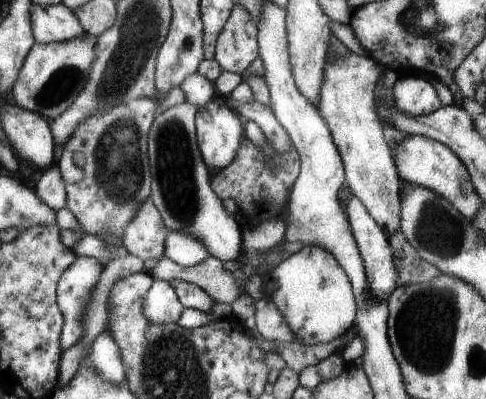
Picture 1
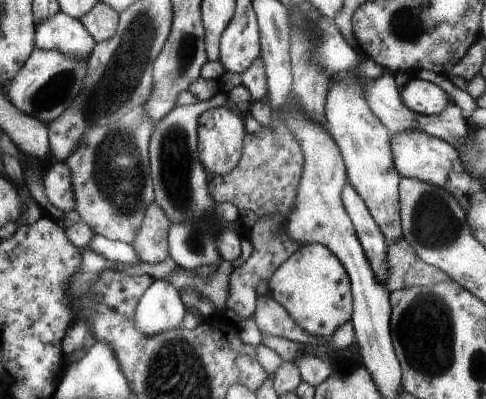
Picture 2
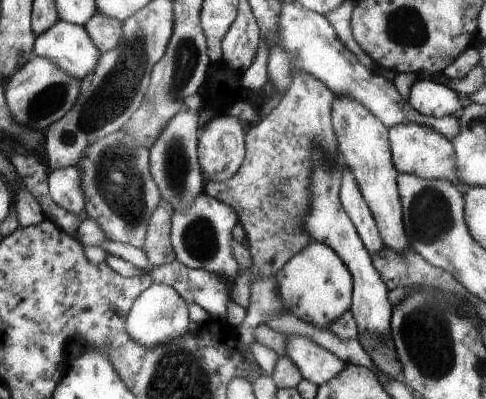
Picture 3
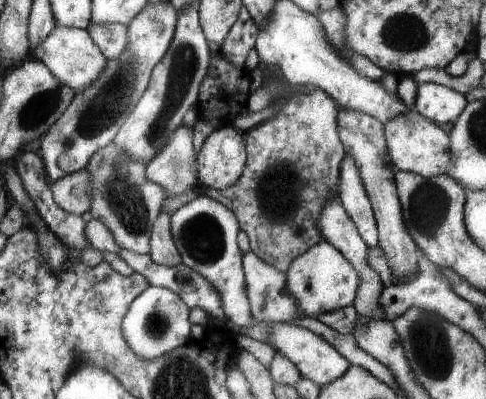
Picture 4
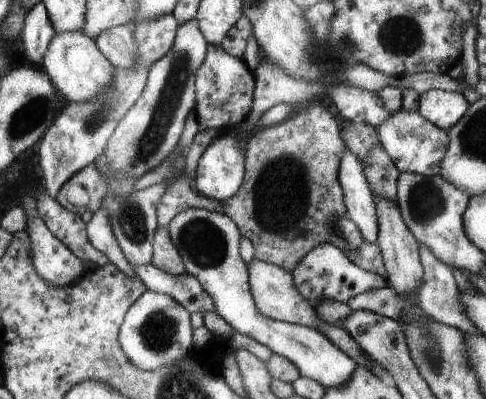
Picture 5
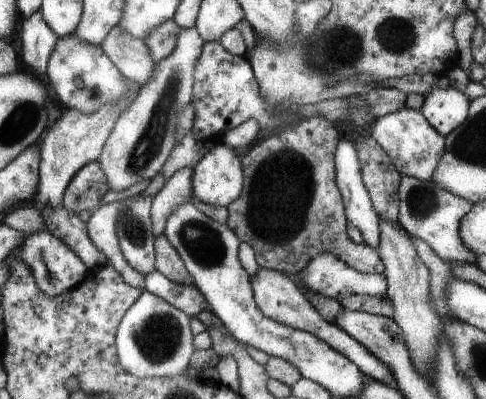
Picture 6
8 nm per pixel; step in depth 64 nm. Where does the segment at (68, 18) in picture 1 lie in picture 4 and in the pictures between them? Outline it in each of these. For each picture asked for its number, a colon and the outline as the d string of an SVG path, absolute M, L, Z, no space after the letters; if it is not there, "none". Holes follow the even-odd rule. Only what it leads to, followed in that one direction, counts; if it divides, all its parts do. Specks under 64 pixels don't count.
2: M57 10L45 22L35 24L35 46L37 50L59 50L75 62L89 62L95 38L85 30L81 20Z
3: M57 18L55 24L49 26L47 32L35 36L35 40L33 56L51 58L63 72L71 74L79 82L97 68L101 50L83 26Z
4: M55 26L41 44L31 48L31 58L45 62L45 66L49 66L53 76L57 76L57 80L63 86L69 86L75 92L75 96L81 94L81 90L91 88L107 66L107 56L93 42L91 34L87 30L77 30L67 26Z

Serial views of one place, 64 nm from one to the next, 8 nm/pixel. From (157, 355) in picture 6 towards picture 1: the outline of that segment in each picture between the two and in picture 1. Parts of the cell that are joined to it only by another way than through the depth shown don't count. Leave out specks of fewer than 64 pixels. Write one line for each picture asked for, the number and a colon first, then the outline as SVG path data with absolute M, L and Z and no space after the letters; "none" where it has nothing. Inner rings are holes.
1: M155 280L149 294L145 294L145 306L143 306L145 320L155 326L175 324L181 318L181 312L183 312L181 298L173 292L171 284Z
2: M153 280L137 304L133 322L141 334L153 336L179 328L185 310L187 306L183 304L177 288L173 288L167 280Z
3: M153 284L145 292L141 292L141 296L133 302L133 308L127 316L125 328L127 328L127 332L133 340L137 340L139 344L149 348L149 346L167 344L169 340L179 338L181 334L185 334L187 332L187 322L191 322L187 302L171 286Z
4: M149 286L131 302L129 312L123 318L123 336L129 348L137 356L145 360L153 360L177 346L189 344L191 326L193 324L189 322L189 306L173 290L161 286Z
5: M145 290L145 294L137 298L137 302L127 310L121 322L119 344L125 352L125 358L145 372L153 372L161 366L171 366L175 360L193 352L191 314L167 294Z

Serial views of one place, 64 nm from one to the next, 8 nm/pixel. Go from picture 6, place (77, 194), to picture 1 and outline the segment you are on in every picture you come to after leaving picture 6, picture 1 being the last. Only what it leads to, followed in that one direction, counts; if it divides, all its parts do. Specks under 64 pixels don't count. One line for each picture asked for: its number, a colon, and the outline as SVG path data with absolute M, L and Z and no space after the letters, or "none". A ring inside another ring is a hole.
1: M51 166L49 170L43 170L41 178L35 182L35 196L53 212L65 208L65 184L61 178L61 172L57 166Z
2: M55 162L47 174L43 176L43 190L49 202L59 208L61 212L75 210L75 200L73 200L73 188L69 180L69 170L63 162Z
3: M77 166L53 170L53 172L49 170L47 182L49 182L49 196L57 206L73 214L79 214L83 210L85 196L81 190L81 176Z
4: M77 170L69 176L59 178L57 182L49 182L53 200L69 214L81 216L91 206L91 176L87 170Z
5: M93 164L85 166L77 174L73 174L57 192L55 200L73 214L83 214L85 210L97 212L101 206L101 198L107 192L107 180L101 178Z

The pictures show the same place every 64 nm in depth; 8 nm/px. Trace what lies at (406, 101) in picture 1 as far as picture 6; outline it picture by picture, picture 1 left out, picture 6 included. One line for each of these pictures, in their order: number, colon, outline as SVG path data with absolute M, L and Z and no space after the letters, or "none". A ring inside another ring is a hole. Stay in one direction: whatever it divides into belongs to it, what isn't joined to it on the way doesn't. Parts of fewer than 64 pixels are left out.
2: M411 76L403 84L403 88L399 88L399 96L401 96L401 102L411 112L421 114L421 116L439 114L441 110L449 108L449 104L453 102L449 94L445 94L439 86L433 86L431 82L419 80L415 76Z
3: M415 78L415 82L411 84L407 102L419 114L433 116L433 118L459 114L461 110L455 90L447 90L447 86L443 84L437 84L433 80L421 80L421 78Z
4: M421 84L417 86L415 102L411 108L439 126L445 122L453 122L465 106L467 102L463 94L439 84Z
5: M429 88L427 92L421 94L417 112L447 132L455 122L459 122L463 118L467 108L469 108L469 104L465 102L461 92Z
6: M431 88L423 98L425 100L419 112L443 136L447 136L451 130L461 126L461 122L467 118L469 100L453 88L447 90Z

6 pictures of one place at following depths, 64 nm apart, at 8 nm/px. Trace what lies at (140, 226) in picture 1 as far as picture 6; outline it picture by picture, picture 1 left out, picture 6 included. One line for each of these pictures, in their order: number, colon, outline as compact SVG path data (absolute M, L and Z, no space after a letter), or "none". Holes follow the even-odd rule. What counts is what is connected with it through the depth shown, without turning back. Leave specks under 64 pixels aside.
2: M151 202L145 214L145 220L139 228L139 234L131 244L139 256L139 262L153 266L169 258L169 228L171 228L171 222L165 210L155 202Z
3: M161 202L149 218L149 230L147 230L145 242L139 250L143 250L143 254L147 256L147 260L153 266L165 266L165 264L175 262L175 252L173 252L173 246L169 240L171 214L173 214L173 208L165 202Z
4: M159 212L153 232L151 232L151 260L159 266L175 266L181 264L181 254L171 238L171 216L167 212Z
5: M167 226L155 230L153 260L151 260L151 264L157 266L157 268L161 268L161 270L165 270L165 272L169 272L169 274L175 274L175 276L185 274L183 260L179 258L179 252L177 252L177 248L171 242Z
6: M159 234L155 238L155 268L177 284L193 286L191 274L187 272L183 260L179 258L177 250L171 246L169 238L165 238L165 234Z

